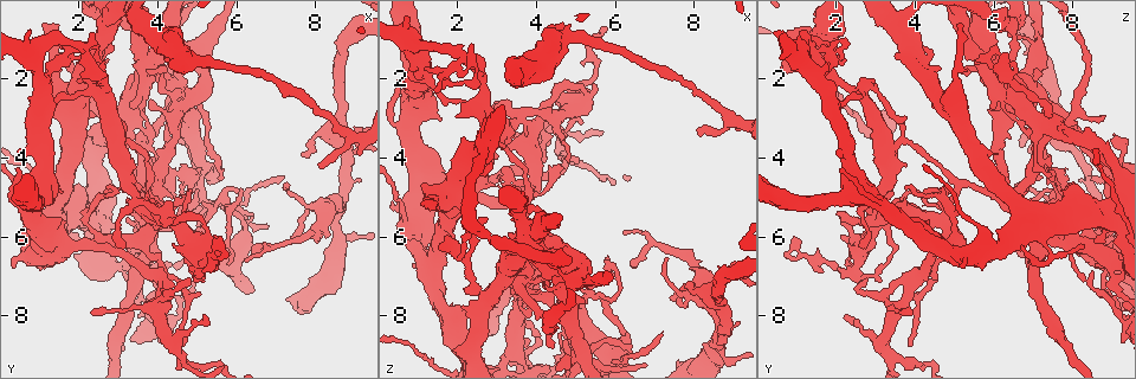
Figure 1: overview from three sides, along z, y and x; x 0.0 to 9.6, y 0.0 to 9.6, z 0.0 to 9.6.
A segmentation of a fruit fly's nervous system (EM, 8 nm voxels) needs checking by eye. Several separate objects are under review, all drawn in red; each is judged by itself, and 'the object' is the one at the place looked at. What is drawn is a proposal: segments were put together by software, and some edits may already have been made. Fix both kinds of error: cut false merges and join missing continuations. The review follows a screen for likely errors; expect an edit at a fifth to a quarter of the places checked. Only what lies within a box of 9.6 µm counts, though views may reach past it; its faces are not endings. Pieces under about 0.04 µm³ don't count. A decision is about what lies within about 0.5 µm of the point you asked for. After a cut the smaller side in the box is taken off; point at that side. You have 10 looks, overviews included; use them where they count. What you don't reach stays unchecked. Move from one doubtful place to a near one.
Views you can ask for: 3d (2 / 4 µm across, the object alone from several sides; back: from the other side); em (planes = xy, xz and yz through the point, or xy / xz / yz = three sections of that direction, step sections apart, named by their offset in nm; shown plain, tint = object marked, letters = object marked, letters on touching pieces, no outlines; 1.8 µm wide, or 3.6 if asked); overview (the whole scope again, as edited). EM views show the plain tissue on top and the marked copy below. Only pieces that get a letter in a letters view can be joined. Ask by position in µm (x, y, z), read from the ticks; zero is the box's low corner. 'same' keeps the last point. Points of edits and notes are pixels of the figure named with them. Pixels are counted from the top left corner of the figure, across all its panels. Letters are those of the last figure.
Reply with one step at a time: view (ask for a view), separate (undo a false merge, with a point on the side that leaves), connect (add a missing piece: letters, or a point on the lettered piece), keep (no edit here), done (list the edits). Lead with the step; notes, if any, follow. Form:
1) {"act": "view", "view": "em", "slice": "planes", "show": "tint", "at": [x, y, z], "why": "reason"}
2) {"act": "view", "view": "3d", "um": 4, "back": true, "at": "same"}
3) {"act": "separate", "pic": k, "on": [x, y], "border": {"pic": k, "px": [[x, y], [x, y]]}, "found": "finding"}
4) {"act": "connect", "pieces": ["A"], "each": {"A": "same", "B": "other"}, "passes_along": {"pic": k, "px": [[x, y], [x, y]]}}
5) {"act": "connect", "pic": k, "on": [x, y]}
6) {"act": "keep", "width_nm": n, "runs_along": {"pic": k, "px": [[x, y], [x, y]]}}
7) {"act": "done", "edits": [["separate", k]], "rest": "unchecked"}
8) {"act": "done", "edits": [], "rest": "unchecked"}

{"act": "view", "view": "em", "slice": "planes", "show": "tint", "at": [5.15, 4.30, 8.85], "why": "two arms in line, one across"}

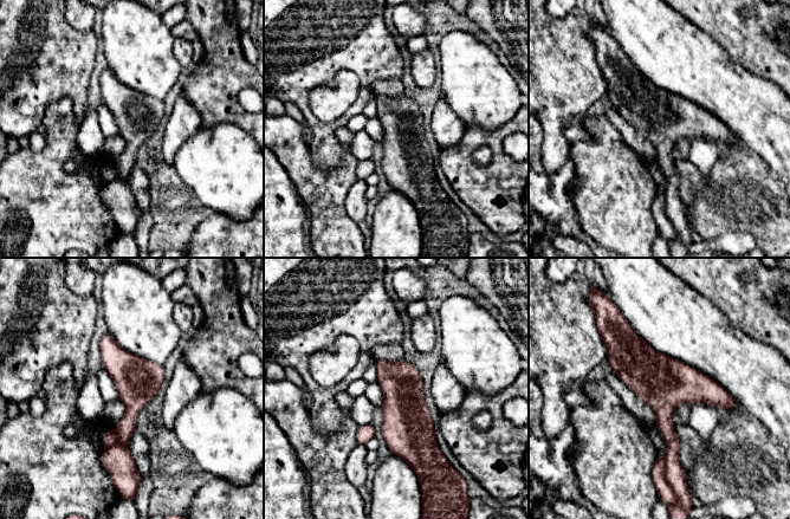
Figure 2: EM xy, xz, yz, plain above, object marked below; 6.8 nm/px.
{"act": "view", "view": "em", "slice": "planes", "show": "letters", "at": "same", "why": "what lies round it"}

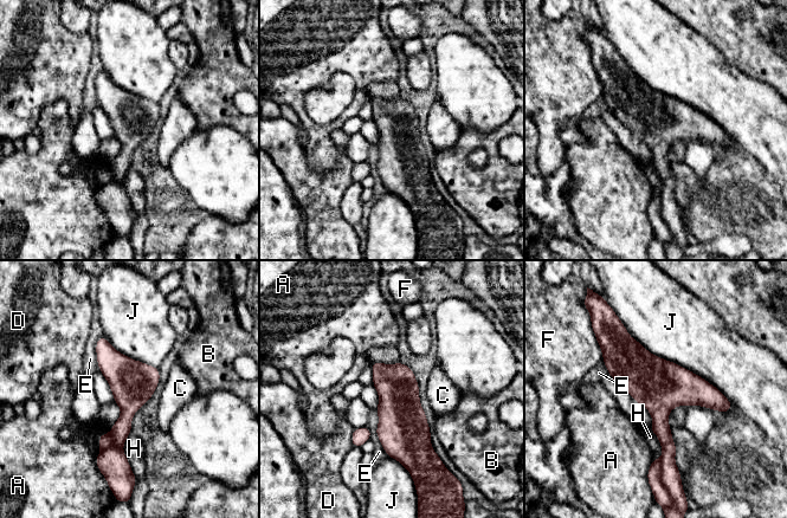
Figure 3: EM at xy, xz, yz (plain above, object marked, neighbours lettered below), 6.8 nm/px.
{"act": "keep", "each": {"A": "other", "B": "other", "C": "other", "D": "other", "E": "other", "F": "other", "H": "other", "J": "other"}, "border": {"pic": 3, "px": [[375, 409], [376, 436], [387, 455]]}, "found": "all the same cell"}

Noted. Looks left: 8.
{"act": "view", "view": "em", "slice": "planes", "show": "tint", "at": [3.65, 6.15, 7.70], "why": "calibre changes"}

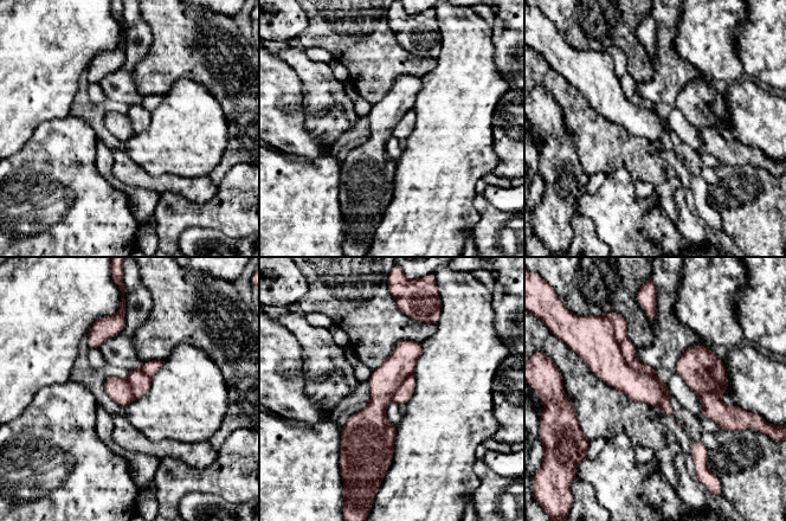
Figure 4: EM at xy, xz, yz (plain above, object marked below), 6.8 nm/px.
{"act": "view", "view": "em", "slice": "planes", "show": "letters", "at": "same"}

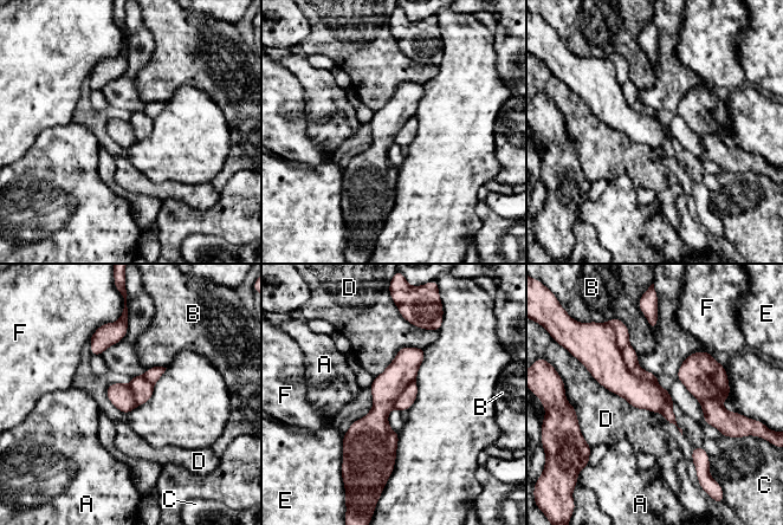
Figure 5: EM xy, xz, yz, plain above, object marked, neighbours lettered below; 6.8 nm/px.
{"act": "keep", "each": {"A": "other", "B": "other", "C": "other", "D": "other", "E": "other", "F": "other"}, "border": {"pic": 5, "px": [[583, 364], [603, 387], [653, 413]]}, "found": "continuous, no second cell"}

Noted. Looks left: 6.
{"act": "view", "view": "em", "slice": "planes", "show": "letters", "at": [5.00, 7.45, 4.10], "why": "branch stops here"}

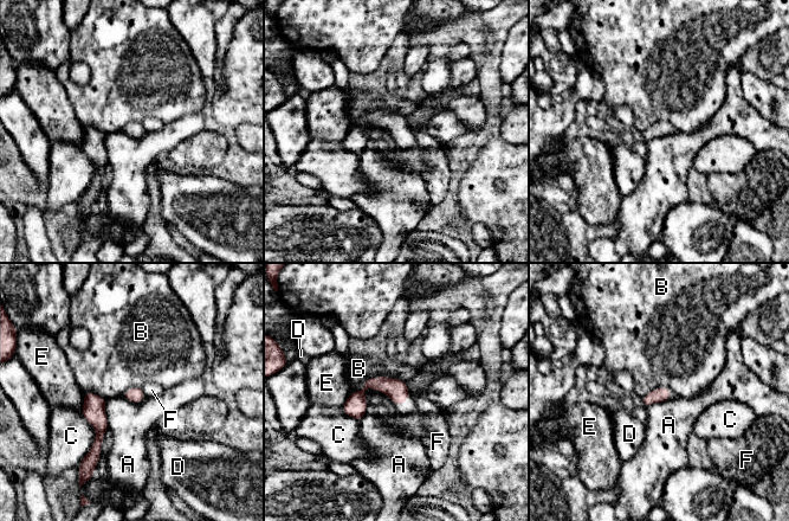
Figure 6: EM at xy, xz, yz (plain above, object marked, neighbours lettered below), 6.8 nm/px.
{"act": "keep", "each": {"A": "other", "B": "other", "C": "other", "D": "other", "E": "other", "F": "other"}, "found": "none of them fits"}

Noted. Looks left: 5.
{"act": "view", "view": "em", "slice": "planes", "show": "tint", "at": [4.10, 5.55, 3.00], "why": "calibre changes"}

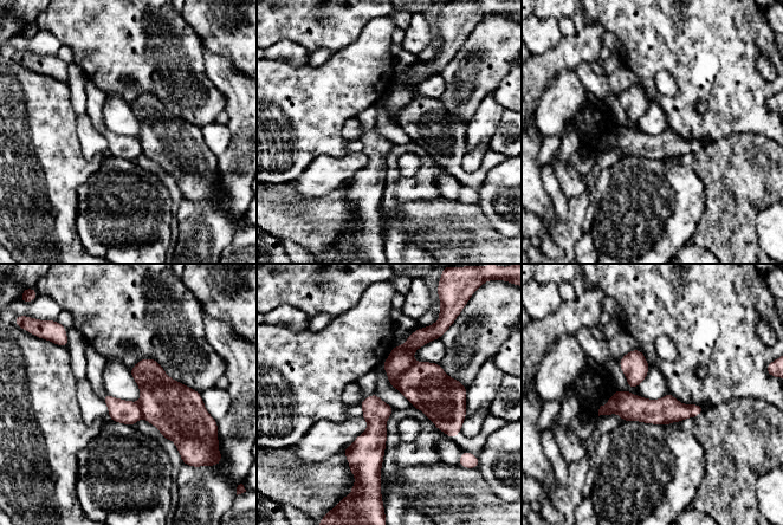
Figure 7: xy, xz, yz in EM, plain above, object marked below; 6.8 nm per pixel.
{"act": "view", "view": "em", "slice": "planes", "show": "letters", "at": "same", "why": "what lies round it"}

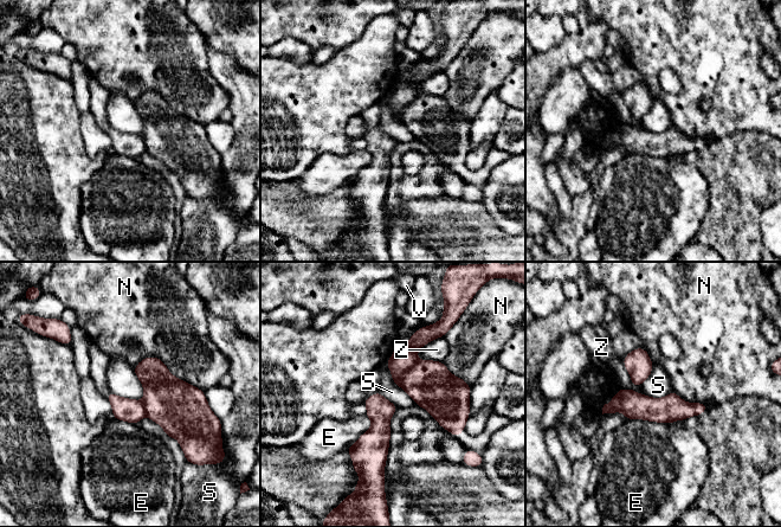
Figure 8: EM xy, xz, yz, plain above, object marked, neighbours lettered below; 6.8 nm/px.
{"act": "keep", "each": {"E": "other", "N": "other", "S": "other", "V": "other", "Z": "other"}, "border": {"pic": 8, "px": [[639, 346], [652, 372], [637, 387]]}, "found": "continuous, no second cell"}

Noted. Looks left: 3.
{"act": "done", "edits": [], "rest": "unchecked"}

